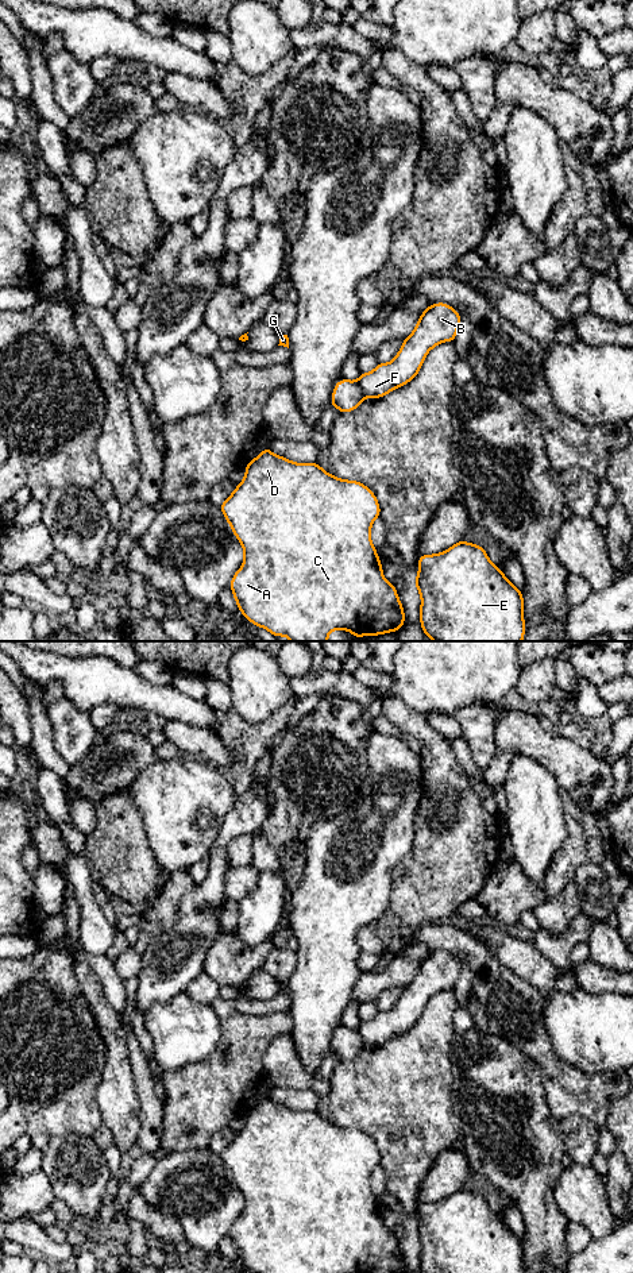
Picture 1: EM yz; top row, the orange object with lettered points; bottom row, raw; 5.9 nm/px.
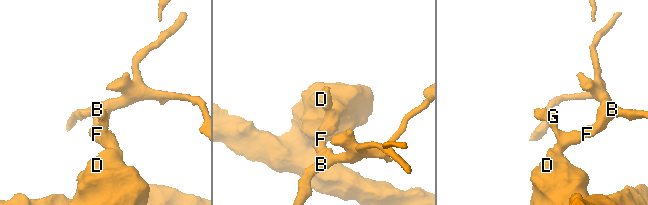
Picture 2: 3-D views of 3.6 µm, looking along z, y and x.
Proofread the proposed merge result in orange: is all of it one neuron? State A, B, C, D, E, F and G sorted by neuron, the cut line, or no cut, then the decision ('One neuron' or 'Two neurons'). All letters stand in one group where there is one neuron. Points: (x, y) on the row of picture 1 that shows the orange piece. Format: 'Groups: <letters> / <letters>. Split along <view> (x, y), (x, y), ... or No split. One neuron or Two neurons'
Groups: A C D E G / B F. Split along yz (356, 381), (365, 397). Two neurons

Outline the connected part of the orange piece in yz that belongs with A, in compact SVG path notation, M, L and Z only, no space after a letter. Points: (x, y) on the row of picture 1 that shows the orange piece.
M266 447L255 459L246 464L246 475L232 494L221 504L221 513L228 521L233 535L240 541L244 560L242 567L231 579L229 589L238 603L238 610L252 622L269 630L275 637L285 636L292 641L328 641L328 636L335 629L351 632L356 639L367 634L379 636L397 632L404 626L405 613L394 583L385 579L382 563L371 541L371 525L381 516L379 502L375 494L358 481L347 481L324 471L319 463L296 463L283 456L278 456Z

